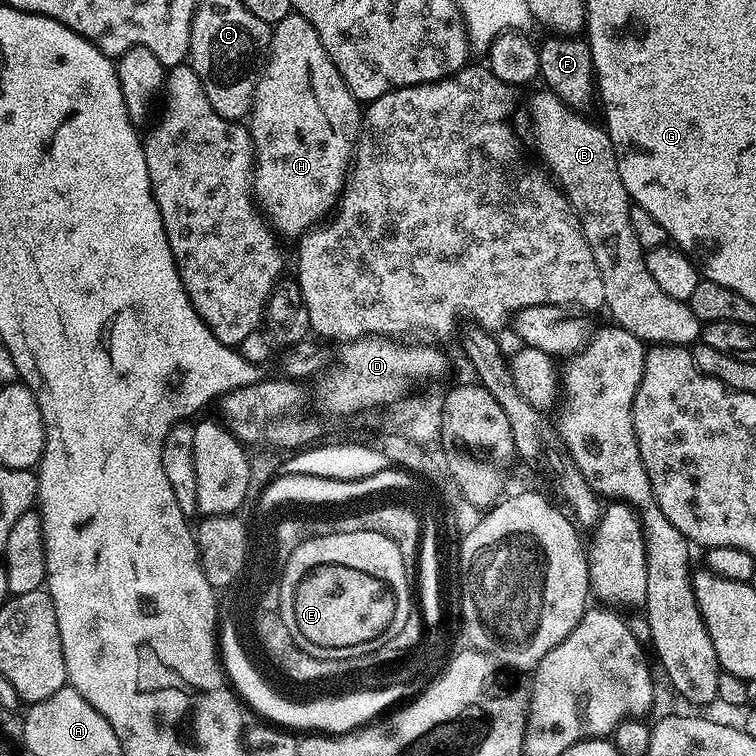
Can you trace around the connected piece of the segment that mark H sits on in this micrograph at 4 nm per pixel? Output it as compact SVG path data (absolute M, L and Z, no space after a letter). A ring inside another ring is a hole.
M293 14L282 18L282 22L272 28L268 58L260 69L260 77L252 91L252 110L246 120L248 133L252 135L254 153L254 203L281 237L304 236L339 205L350 165L354 160L356 142L360 138L361 119L361 101L350 94L350 86L346 86L342 74L338 74L338 66L330 62L322 46L322 38L318 38L318 30L314 30L314 26L301 16ZM312 64L320 64L320 96L324 100L320 100L315 86L312 85Z

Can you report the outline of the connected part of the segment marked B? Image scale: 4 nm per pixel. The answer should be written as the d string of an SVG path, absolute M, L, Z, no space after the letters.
M540 90L540 93L532 100L532 132L536 135L536 148L541 156L539 159L568 195L568 201L572 203L573 208L576 209L576 215L580 217L586 242L602 274L602 287L606 289L604 308L612 315L611 323L615 327L630 330L630 334L634 334L640 340L652 344L691 346L700 340L702 321L694 314L694 310L690 310L687 302L670 298L670 294L665 294L654 283L650 270L646 270L645 250L638 244L638 238L630 224L630 210L633 203L628 199L626 186L622 186L622 174L618 174L618 158L608 137L607 127L599 123L596 125L594 121L588 119L592 118L566 106L553 92Z

